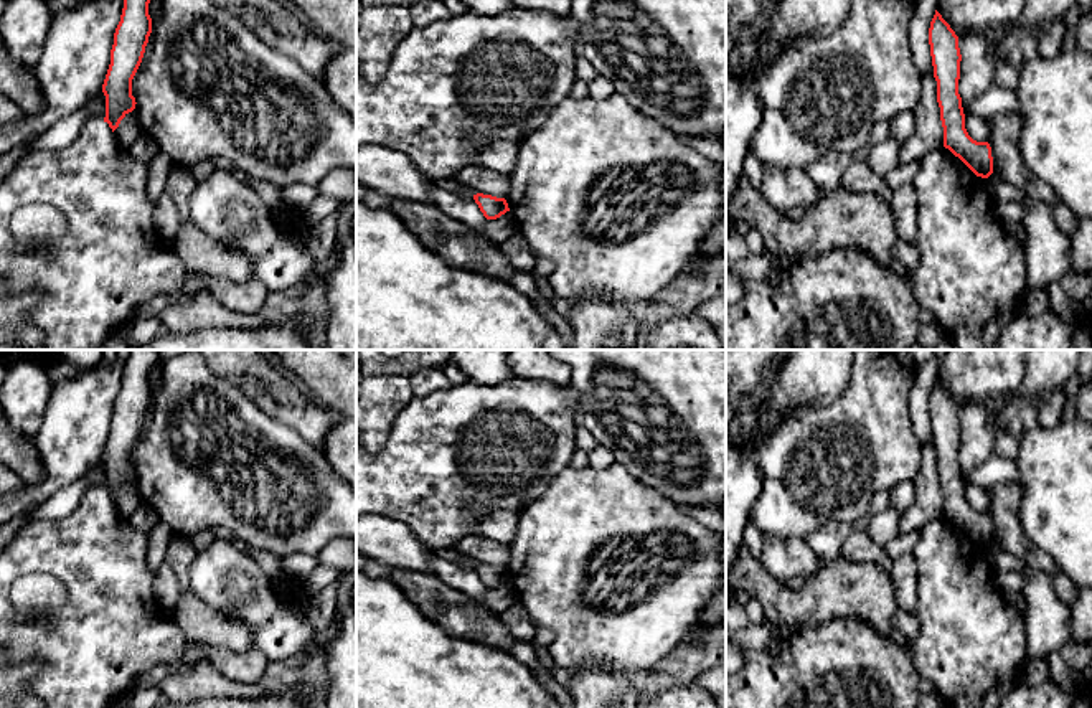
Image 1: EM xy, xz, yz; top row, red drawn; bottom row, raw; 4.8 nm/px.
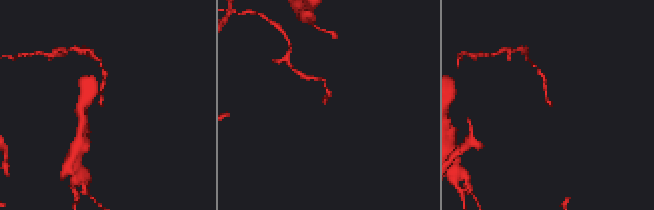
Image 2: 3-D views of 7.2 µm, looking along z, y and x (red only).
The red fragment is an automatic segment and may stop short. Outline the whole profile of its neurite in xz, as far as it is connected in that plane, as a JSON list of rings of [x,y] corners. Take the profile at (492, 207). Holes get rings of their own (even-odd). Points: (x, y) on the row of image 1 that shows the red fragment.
[[[477,193],[477,195],[473,195],[473,200],[487,219],[497,219],[501,215],[505,215],[506,211],[510,211],[505,198]]]

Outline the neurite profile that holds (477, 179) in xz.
[[[483,165],[464,167],[457,172],[455,180],[473,195],[483,193],[506,200],[510,191],[510,177]]]

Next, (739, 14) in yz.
[[[726,0],[726,53],[734,48],[741,30],[752,30],[769,0]]]

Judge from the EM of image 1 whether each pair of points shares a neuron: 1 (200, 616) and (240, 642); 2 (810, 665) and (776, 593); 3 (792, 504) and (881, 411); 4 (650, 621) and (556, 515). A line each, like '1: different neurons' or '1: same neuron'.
1: same neuron
2: different neurons
3: same neuron
4: same neuron

